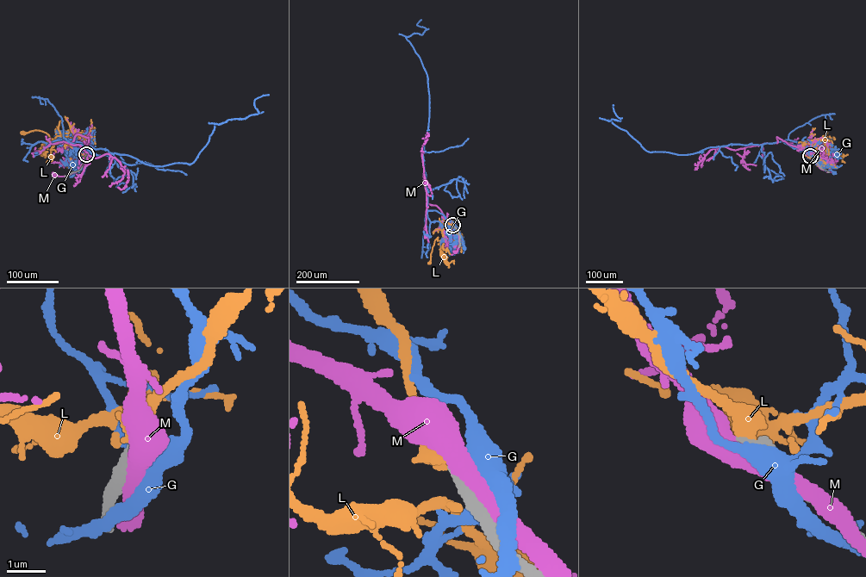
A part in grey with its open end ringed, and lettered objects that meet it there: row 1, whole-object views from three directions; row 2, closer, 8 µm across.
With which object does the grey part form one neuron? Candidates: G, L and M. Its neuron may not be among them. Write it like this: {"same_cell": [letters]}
{"same_cell": []}

